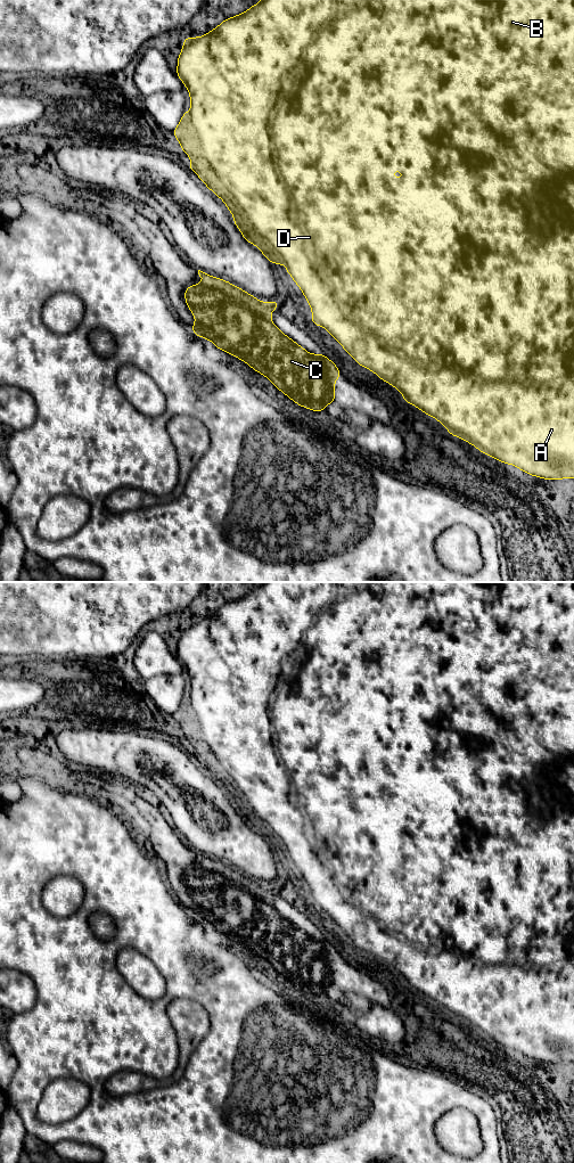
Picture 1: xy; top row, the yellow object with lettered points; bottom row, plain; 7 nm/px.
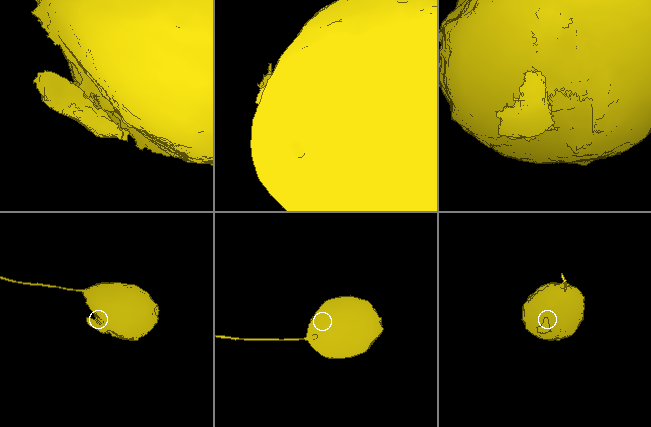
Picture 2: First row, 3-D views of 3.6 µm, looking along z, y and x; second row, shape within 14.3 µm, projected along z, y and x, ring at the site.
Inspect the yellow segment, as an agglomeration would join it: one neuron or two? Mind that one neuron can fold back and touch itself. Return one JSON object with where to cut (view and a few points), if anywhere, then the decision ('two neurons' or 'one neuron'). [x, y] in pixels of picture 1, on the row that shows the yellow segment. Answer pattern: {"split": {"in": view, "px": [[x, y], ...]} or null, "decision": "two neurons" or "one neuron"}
{"split": {"in": "xy", "px": [[270, 303], [275, 309]]}, "decision": "two neurons"}

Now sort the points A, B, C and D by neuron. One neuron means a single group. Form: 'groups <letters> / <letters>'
groups A B D / C

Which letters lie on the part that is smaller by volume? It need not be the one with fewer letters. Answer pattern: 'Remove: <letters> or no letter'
Remove: C

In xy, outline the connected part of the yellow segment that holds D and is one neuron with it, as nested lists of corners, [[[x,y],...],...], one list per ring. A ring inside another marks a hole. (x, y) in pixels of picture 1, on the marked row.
[[[262,0],[262,1],[261,1],[261,2],[259,2],[259,3],[256,3],[256,5],[255,5],[255,6],[253,6],[253,7],[251,7],[251,8],[249,8],[249,9],[248,9],[248,10],[247,10],[247,11],[246,11],[246,13],[243,13],[243,14],[240,14],[240,15],[237,15],[237,16],[235,16],[235,17],[231,17],[231,18],[229,18],[229,19],[226,19],[226,21],[224,21],[224,22],[222,22],[222,23],[221,23],[221,24],[220,24],[220,25],[219,25],[219,26],[218,26],[218,27],[216,27],[216,28],[214,28],[214,30],[212,30],[212,31],[211,31],[211,32],[210,32],[210,33],[207,33],[207,34],[205,34],[205,35],[203,35],[203,36],[200,36],[200,38],[195,38],[195,39],[194,39],[194,38],[186,38],[186,39],[183,39],[183,48],[182,48],[182,51],[181,51],[181,54],[180,54],[180,55],[179,55],[179,58],[178,58],[178,69],[177,69],[177,75],[178,75],[178,76],[179,76],[179,77],[180,77],[180,79],[181,79],[181,81],[182,81],[182,82],[183,82],[183,84],[184,84],[184,85],[186,85],[186,87],[187,87],[187,89],[188,89],[188,91],[189,91],[189,93],[190,93],[190,99],[191,99],[191,106],[190,106],[190,107],[191,107],[191,110],[190,110],[190,112],[189,112],[189,110],[183,110],[183,117],[182,117],[182,118],[181,118],[181,121],[180,121],[180,123],[179,123],[179,125],[178,125],[178,126],[177,126],[177,128],[175,128],[175,129],[174,129],[174,130],[173,130],[173,134],[174,134],[174,136],[175,136],[175,138],[177,138],[177,139],[178,139],[178,140],[179,140],[179,142],[180,142],[180,146],[181,146],[181,148],[182,148],[182,149],[183,149],[183,151],[184,151],[184,153],[186,153],[186,154],[188,154],[188,155],[189,155],[189,156],[190,156],[190,158],[191,158],[191,164],[190,164],[190,165],[189,165],[189,170],[191,170],[191,171],[194,171],[194,172],[196,172],[196,173],[197,173],[197,174],[198,174],[198,177],[199,177],[199,179],[200,179],[200,180],[203,180],[203,181],[204,181],[204,183],[205,183],[205,185],[206,185],[206,186],[207,186],[207,187],[208,187],[208,189],[210,189],[210,190],[213,190],[213,191],[214,191],[214,194],[215,194],[215,195],[216,195],[216,196],[219,196],[219,197],[221,197],[221,198],[222,198],[222,200],[223,200],[223,202],[224,202],[224,203],[226,203],[226,206],[227,206],[227,207],[228,207],[228,208],[229,208],[229,210],[230,210],[230,213],[232,213],[232,214],[233,214],[233,215],[235,215],[235,219],[233,219],[233,223],[235,223],[235,224],[236,224],[236,227],[238,227],[238,228],[239,228],[239,229],[240,229],[240,231],[241,231],[241,235],[243,235],[243,237],[244,237],[244,239],[245,239],[245,240],[246,240],[246,241],[251,241],[251,243],[252,243],[252,244],[254,244],[254,245],[256,245],[256,246],[257,246],[257,247],[259,247],[259,249],[260,249],[260,251],[261,251],[261,252],[262,252],[262,253],[263,253],[263,254],[264,254],[264,255],[265,255],[265,257],[266,257],[266,259],[268,259],[268,260],[269,260],[269,262],[270,262],[270,263],[277,263],[277,264],[286,264],[286,265],[287,265],[287,269],[286,269],[286,272],[287,272],[287,273],[290,273],[290,275],[292,275],[292,277],[293,277],[293,279],[294,279],[294,281],[295,281],[295,282],[296,282],[296,284],[297,284],[297,285],[298,285],[298,286],[300,286],[300,288],[301,288],[301,289],[302,289],[302,292],[303,292],[303,294],[304,294],[304,296],[305,296],[305,297],[306,297],[306,300],[308,300],[308,302],[309,302],[309,303],[310,303],[310,306],[311,306],[311,309],[312,309],[312,312],[313,312],[313,313],[312,313],[312,323],[314,323],[314,325],[315,325],[315,326],[322,326],[322,327],[325,327],[325,328],[326,328],[326,329],[327,329],[327,330],[328,330],[328,331],[329,331],[329,334],[330,334],[330,335],[331,335],[331,336],[334,336],[334,337],[335,337],[335,338],[336,338],[336,339],[337,339],[337,341],[338,341],[338,342],[339,342],[339,344],[341,344],[341,345],[342,345],[342,346],[343,346],[343,347],[344,347],[344,349],[345,349],[345,350],[346,350],[346,352],[347,352],[347,353],[348,353],[348,354],[350,354],[350,355],[351,355],[351,357],[352,357],[352,358],[353,358],[353,359],[354,359],[354,360],[355,360],[355,361],[356,361],[356,362],[358,362],[358,363],[359,363],[359,365],[360,365],[360,366],[362,366],[362,367],[366,367],[366,368],[368,368],[368,369],[370,369],[370,370],[371,370],[371,371],[374,371],[374,372],[375,372],[375,374],[377,374],[377,375],[378,375],[378,377],[379,377],[379,379],[383,379],[383,380],[385,380],[385,382],[387,382],[387,383],[390,383],[390,384],[391,384],[391,385],[393,385],[393,386],[394,386],[394,387],[396,387],[396,388],[397,388],[397,390],[399,390],[399,391],[400,391],[400,392],[401,392],[401,393],[402,393],[402,394],[403,394],[403,399],[404,399],[404,401],[405,401],[405,402],[408,402],[408,403],[411,403],[411,404],[413,404],[413,406],[416,406],[416,407],[417,407],[417,408],[418,408],[418,409],[420,409],[420,410],[423,410],[423,411],[424,411],[424,412],[425,412],[425,415],[429,415],[429,416],[433,416],[433,417],[434,417],[434,418],[436,418],[436,419],[437,419],[437,420],[438,420],[438,421],[440,421],[440,423],[442,423],[442,424],[443,424],[443,425],[444,425],[444,426],[445,426],[445,427],[446,427],[446,428],[448,428],[448,432],[449,432],[449,434],[451,434],[451,435],[454,435],[454,436],[457,436],[457,437],[461,437],[461,439],[464,439],[464,440],[465,440],[465,441],[467,441],[467,442],[468,442],[468,443],[470,443],[470,444],[473,444],[473,445],[475,445],[475,447],[476,447],[476,448],[477,448],[477,449],[478,449],[478,450],[479,450],[479,451],[482,451],[482,452],[483,452],[483,453],[485,453],[485,454],[486,454],[486,456],[493,456],[493,457],[494,457],[494,459],[498,459],[498,460],[500,460],[500,461],[502,461],[502,462],[505,462],[505,464],[511,464],[511,465],[514,465],[514,466],[516,466],[516,467],[518,467],[518,468],[520,468],[520,469],[522,469],[522,470],[524,470],[524,472],[525,472],[525,473],[527,473],[527,474],[530,474],[530,475],[534,475],[534,476],[536,476],[536,477],[542,477],[542,478],[544,478],[544,480],[559,480],[559,478],[567,478],[567,477],[569,477],[569,478],[572,478],[572,480],[574,480],[574,0]],[[387,167],[388,167],[388,169],[390,169],[390,170],[391,170],[391,171],[394,171],[394,172],[397,172],[397,171],[399,171],[399,170],[400,170],[400,169],[402,169],[402,170],[403,170],[403,180],[402,180],[402,181],[400,181],[400,180],[399,180],[399,179],[397,179],[397,178],[394,178],[394,177],[391,177],[391,175],[390,175],[390,173],[388,173],[388,172],[387,172],[387,171],[386,171],[386,169],[387,169]]]

